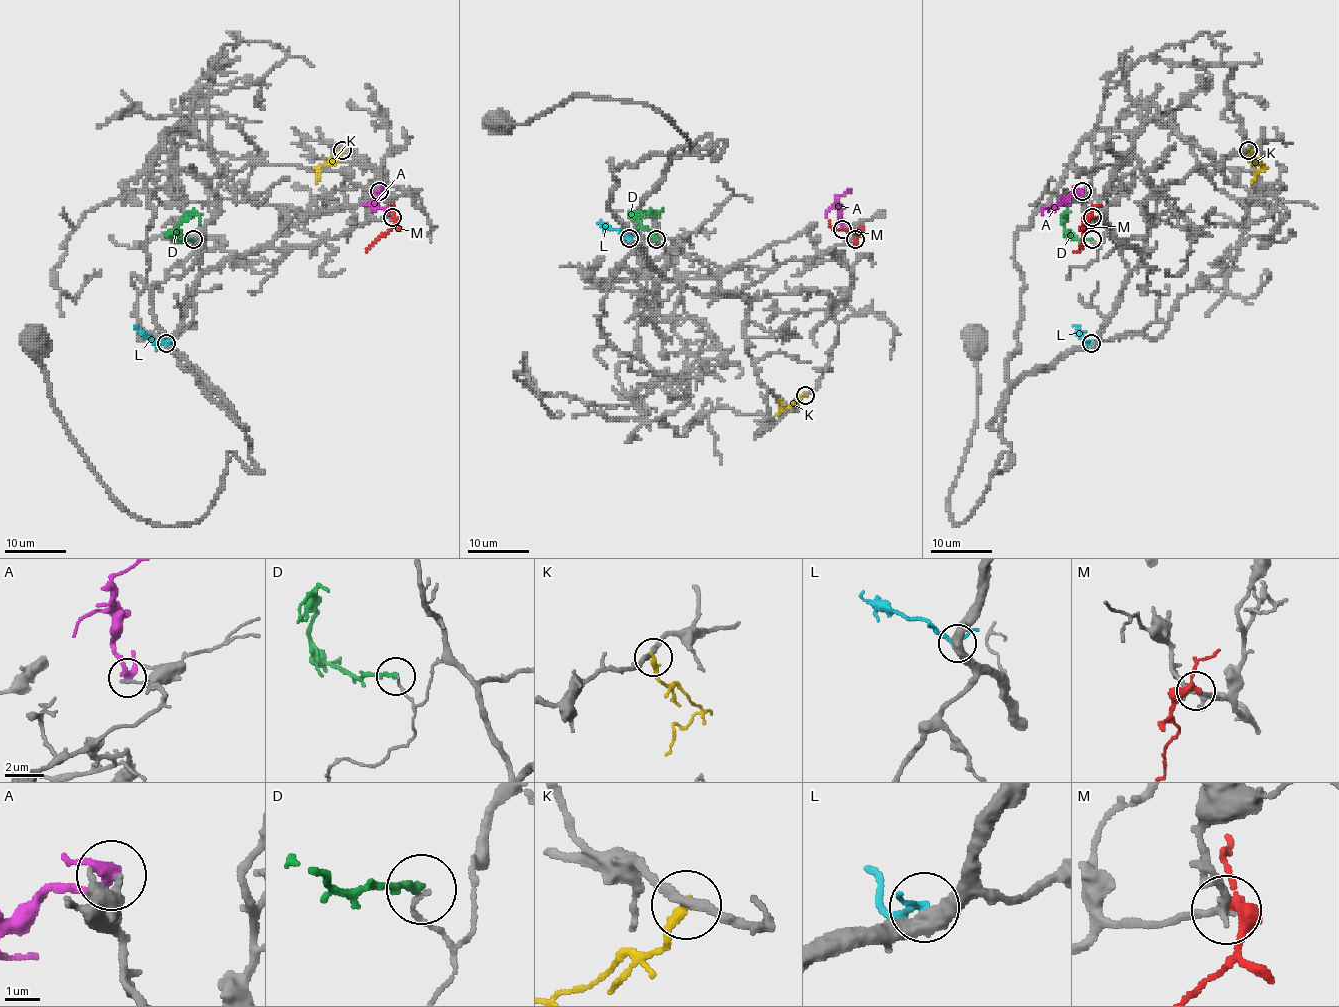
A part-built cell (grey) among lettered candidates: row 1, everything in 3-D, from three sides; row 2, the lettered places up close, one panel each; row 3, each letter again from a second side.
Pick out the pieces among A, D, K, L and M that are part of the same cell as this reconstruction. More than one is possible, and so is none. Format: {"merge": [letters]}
{"merge": []}

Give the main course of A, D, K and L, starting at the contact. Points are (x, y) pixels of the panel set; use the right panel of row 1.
A: (1081, 192), (1067, 195), (1041, 213)
D: (1092, 240), (1078, 240), (1067, 233), (1066, 213), (1060, 223)
K: (1248, 150), (1253, 159), (1263, 167), (1253, 182)
L: (1091, 343), (1084, 343), (1080, 329), (1075, 328)

